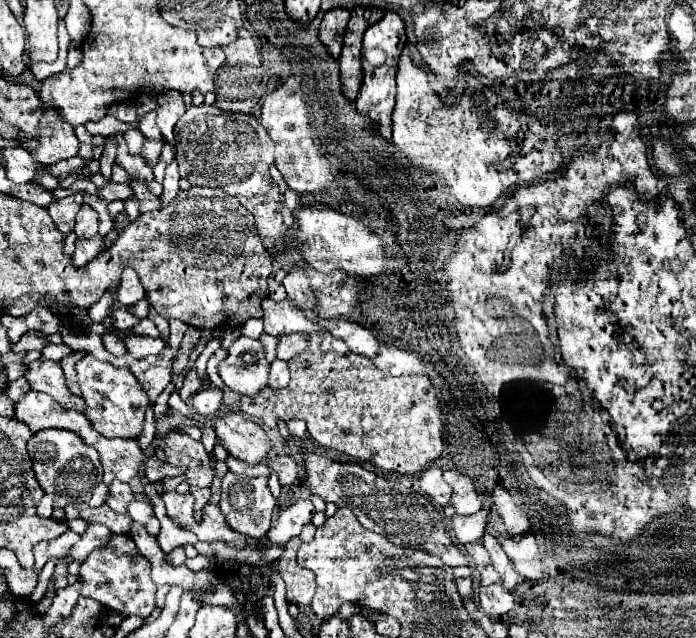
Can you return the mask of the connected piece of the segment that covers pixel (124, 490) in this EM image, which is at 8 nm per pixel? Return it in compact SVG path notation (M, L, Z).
M114 479L110 485L108 485L108 499L106 499L106 505L112 509L112 511L118 511L118 513L126 513L126 505L134 501L134 495L130 491L130 485L128 483L120 483L118 479Z

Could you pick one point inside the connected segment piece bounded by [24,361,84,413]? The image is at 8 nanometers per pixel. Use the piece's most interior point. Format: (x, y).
(46, 376)

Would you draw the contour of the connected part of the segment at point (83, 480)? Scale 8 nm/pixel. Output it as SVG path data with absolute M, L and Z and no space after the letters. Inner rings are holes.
M50 429L38 431L28 439L28 455L32 459L32 469L36 481L42 485L44 493L54 493L54 507L66 507L68 503L86 503L92 497L96 485L102 483L102 465L98 453L82 443L72 431Z

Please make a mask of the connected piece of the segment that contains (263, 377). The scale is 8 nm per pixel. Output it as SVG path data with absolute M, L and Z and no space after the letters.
M236 339L224 361L218 363L218 375L226 387L240 395L254 397L266 387L270 365L264 357L262 343L256 339Z

